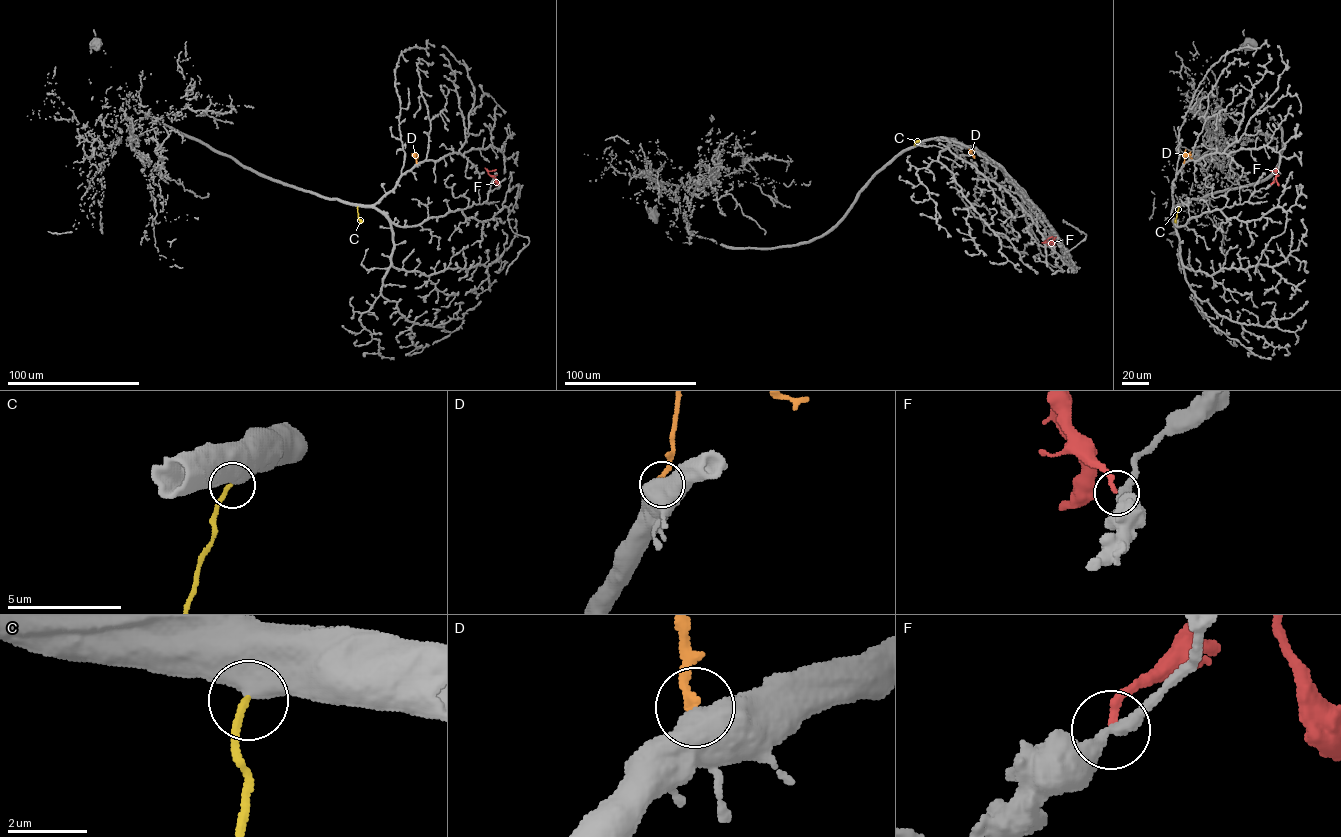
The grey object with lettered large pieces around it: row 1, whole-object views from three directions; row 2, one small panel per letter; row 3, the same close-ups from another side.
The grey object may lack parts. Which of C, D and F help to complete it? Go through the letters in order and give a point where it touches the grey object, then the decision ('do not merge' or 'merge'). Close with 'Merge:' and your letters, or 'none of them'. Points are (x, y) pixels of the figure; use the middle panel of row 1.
C: contact (914, 145); merge
D: contact (973, 150); do not merge
F: contact (1056, 237); do not merge
Merge: C

